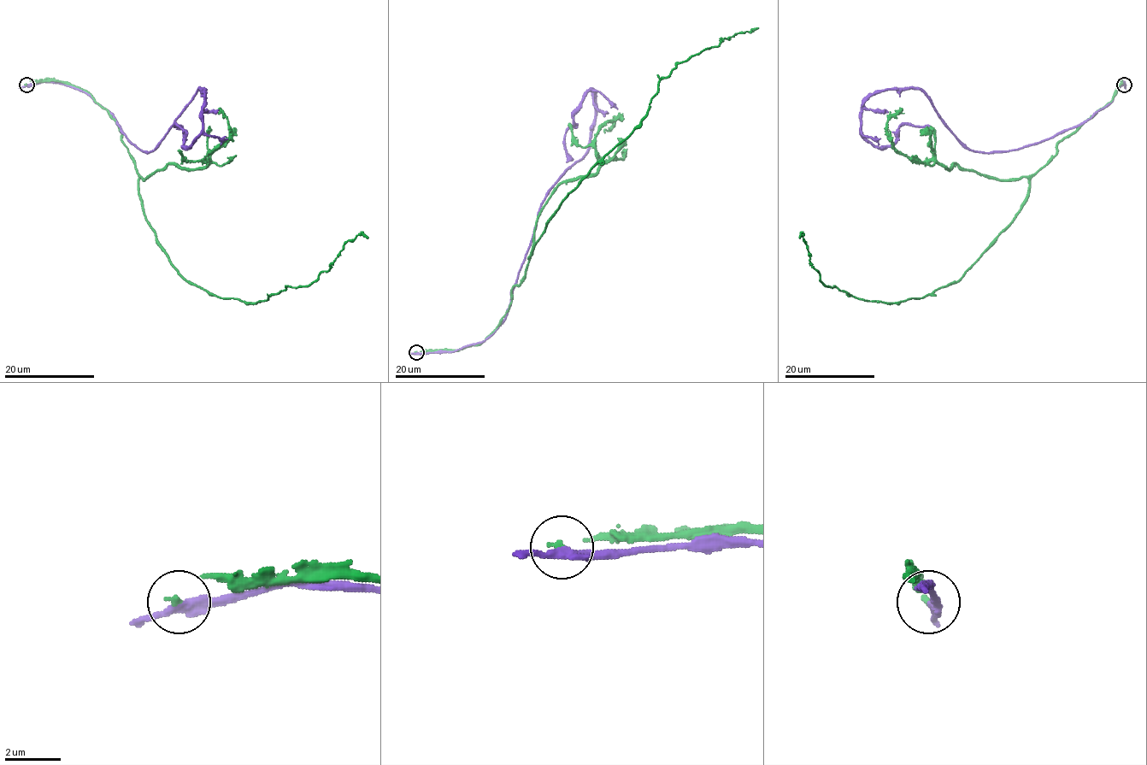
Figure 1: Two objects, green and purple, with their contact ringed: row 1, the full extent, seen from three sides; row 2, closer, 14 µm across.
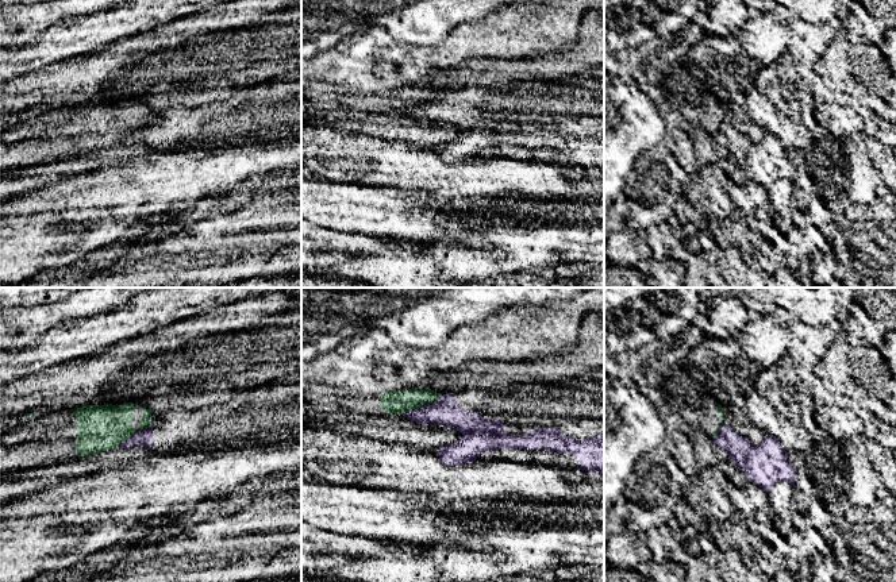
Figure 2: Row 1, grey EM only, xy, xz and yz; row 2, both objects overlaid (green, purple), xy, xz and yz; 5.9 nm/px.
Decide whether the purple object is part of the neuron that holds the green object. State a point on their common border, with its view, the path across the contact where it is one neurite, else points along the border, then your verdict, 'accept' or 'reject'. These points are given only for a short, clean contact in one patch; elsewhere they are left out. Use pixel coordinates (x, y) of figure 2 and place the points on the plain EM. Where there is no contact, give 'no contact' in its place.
xz (422, 103) | along xz (442, 93), (402, 111) | reject

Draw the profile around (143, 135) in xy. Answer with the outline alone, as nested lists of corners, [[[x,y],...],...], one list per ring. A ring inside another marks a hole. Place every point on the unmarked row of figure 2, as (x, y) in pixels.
[[[151,122],[150,124],[143,126],[139,130],[135,130],[131,135],[128,135],[127,138],[122,139],[118,144],[120,146],[132,146],[136,143],[143,143],[147,147],[153,147],[153,132],[150,131],[150,127],[154,124],[155,122]]]

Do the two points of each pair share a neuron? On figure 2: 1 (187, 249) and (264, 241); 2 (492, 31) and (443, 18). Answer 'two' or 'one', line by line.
1: two
2: two

